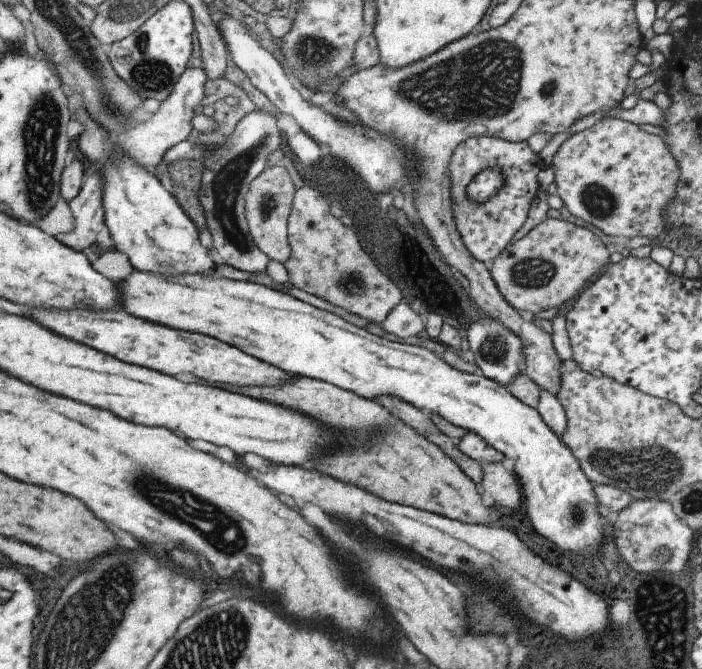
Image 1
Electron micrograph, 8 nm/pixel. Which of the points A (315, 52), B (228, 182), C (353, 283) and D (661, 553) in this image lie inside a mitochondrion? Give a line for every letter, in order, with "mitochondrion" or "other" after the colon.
A: mitochondrion
B: mitochondrion
C: mitochondrion
D: mitochondrion

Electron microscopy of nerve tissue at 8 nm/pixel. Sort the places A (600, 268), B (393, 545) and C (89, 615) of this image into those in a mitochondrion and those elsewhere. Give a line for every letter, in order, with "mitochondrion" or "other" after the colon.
A: other
B: other
C: mitochondrion

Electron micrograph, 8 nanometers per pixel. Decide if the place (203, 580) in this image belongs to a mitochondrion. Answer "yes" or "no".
no

